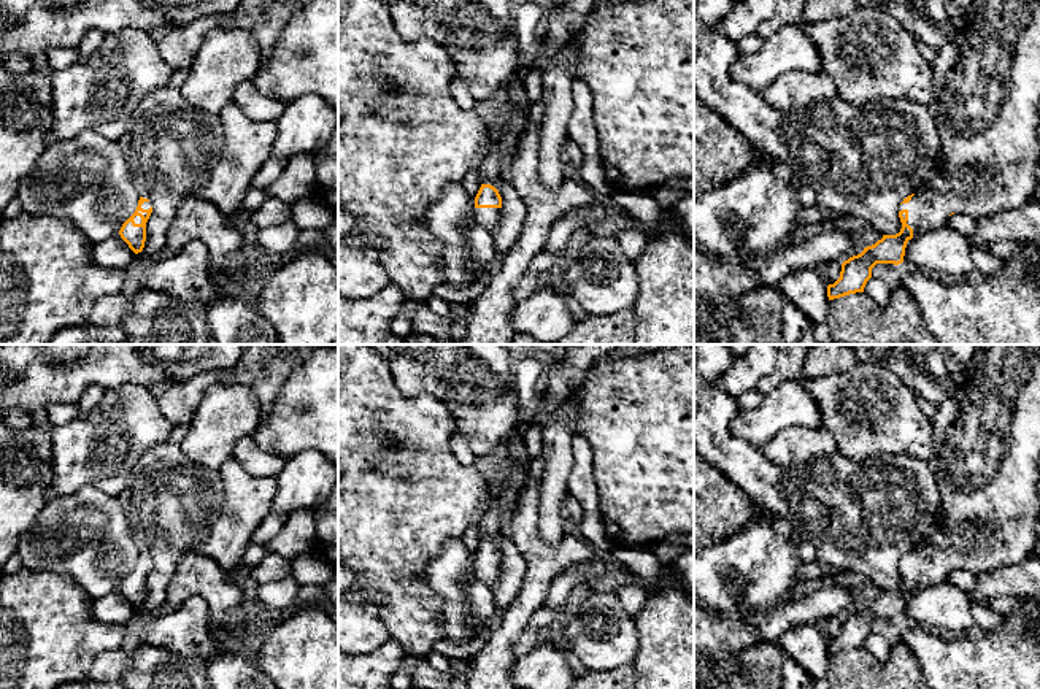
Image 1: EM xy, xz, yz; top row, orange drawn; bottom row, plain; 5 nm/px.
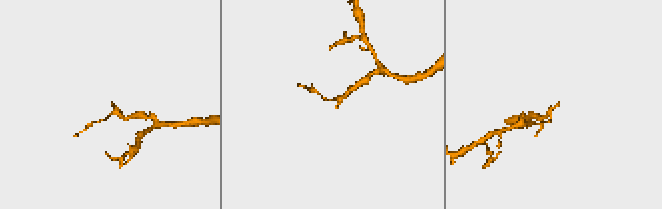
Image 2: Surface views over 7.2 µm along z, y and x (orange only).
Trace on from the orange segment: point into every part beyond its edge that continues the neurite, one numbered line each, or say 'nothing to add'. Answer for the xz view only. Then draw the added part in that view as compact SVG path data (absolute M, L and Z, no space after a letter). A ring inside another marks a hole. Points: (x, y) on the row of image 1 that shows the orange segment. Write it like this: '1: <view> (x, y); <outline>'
1: xz (488, 218); M475 208L475 219L492 232L500 219L500 208Z

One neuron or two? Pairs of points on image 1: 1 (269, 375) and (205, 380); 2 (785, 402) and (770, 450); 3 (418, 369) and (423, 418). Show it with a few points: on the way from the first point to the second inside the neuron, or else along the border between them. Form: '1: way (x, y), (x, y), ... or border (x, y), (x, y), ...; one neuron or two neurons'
1: way (253, 375), (221, 377); one neuron
2: border (812, 427), (788, 426), (759, 448); two neurons
3: border (389, 370), (402, 391), (429, 392), (450, 415); two neurons

